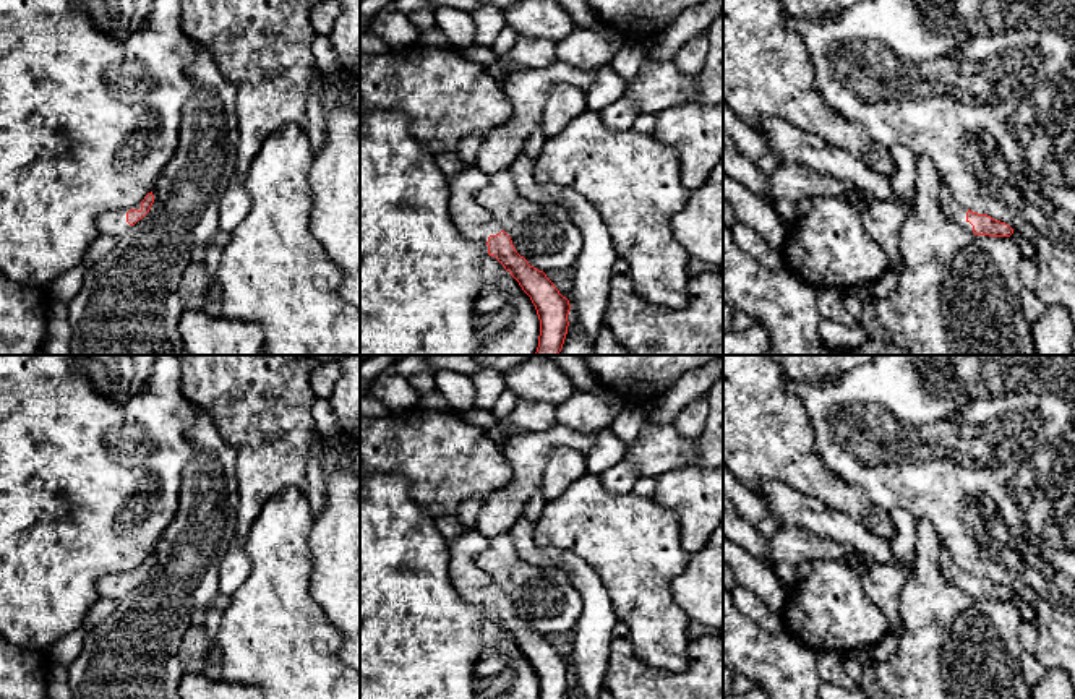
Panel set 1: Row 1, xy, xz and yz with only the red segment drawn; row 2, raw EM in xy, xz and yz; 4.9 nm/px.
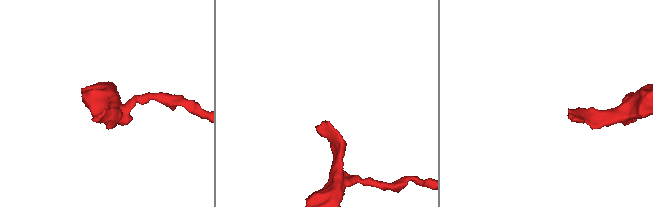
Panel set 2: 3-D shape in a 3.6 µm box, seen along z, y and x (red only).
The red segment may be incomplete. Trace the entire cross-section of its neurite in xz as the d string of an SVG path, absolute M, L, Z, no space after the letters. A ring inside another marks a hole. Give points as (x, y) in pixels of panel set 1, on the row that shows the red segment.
M462 165L456 172L449 180L451 217L469 240L486 243L488 255L495 256L530 297L540 319L535 355L559 355L569 326L569 300L559 294L543 271L530 266L516 251L511 237L475 199L475 193L486 185L488 177L478 165Z

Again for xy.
M151 191L135 208L104 212L97 219L97 229L104 235L120 237L149 212L152 203L154 203L154 195Z

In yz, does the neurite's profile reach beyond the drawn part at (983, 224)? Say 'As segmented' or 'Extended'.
Extended

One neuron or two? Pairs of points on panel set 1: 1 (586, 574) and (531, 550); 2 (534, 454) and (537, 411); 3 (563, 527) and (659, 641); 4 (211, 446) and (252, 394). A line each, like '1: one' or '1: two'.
1: one
2: two
3: one
4: two

